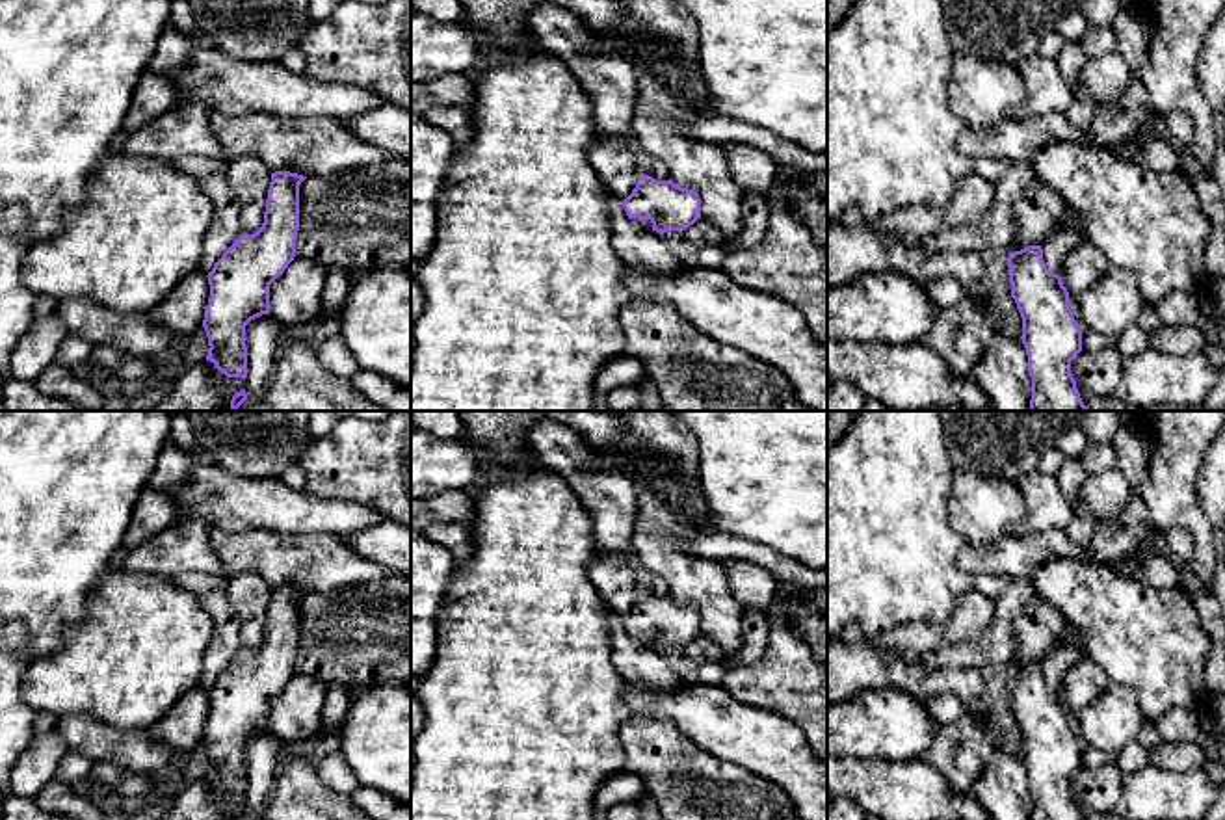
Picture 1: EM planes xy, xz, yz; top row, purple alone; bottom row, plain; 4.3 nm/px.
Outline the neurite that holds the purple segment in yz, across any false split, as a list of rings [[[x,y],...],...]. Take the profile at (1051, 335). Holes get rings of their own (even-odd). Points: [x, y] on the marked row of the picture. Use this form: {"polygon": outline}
{"polygon": [[[1063,219],[1041,245],[1008,257],[1011,298],[1022,318],[1032,377],[1030,411],[1091,411],[1071,374],[1071,361],[1082,351],[1082,331],[1060,277],[1069,251],[1084,240],[1086,234]]]}

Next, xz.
{"polygon": [[[639,177],[623,208],[634,223],[660,234],[682,232],[701,218],[699,193],[677,186],[671,179]]]}

